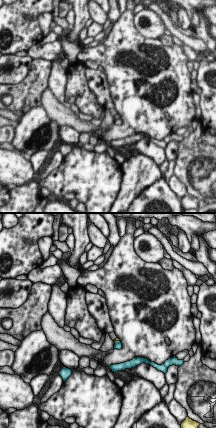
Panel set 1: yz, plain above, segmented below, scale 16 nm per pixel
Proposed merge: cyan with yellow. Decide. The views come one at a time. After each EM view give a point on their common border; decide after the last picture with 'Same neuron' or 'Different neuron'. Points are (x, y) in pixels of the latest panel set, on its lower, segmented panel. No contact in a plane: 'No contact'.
Touches cyan at (115, 340).

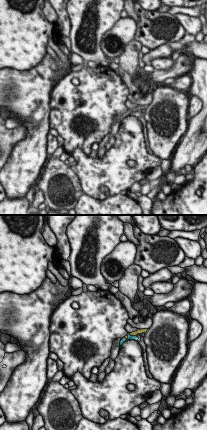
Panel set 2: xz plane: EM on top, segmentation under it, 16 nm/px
Touches cyan at (127, 335).

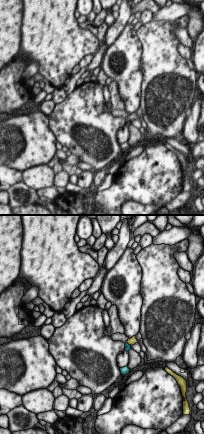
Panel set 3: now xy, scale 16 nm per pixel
Touches cyan at (128, 344).

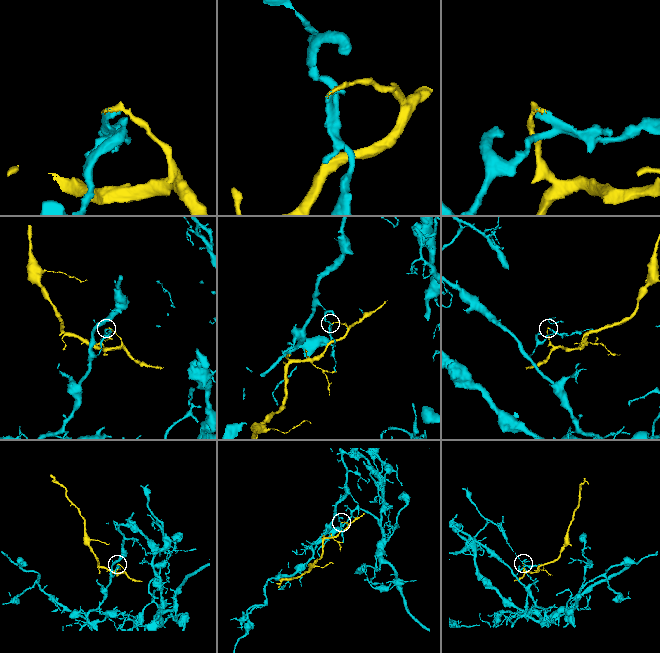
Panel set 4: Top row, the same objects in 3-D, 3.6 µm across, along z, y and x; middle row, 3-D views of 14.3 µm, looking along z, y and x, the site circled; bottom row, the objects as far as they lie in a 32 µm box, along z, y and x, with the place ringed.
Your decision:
Different neuron.

